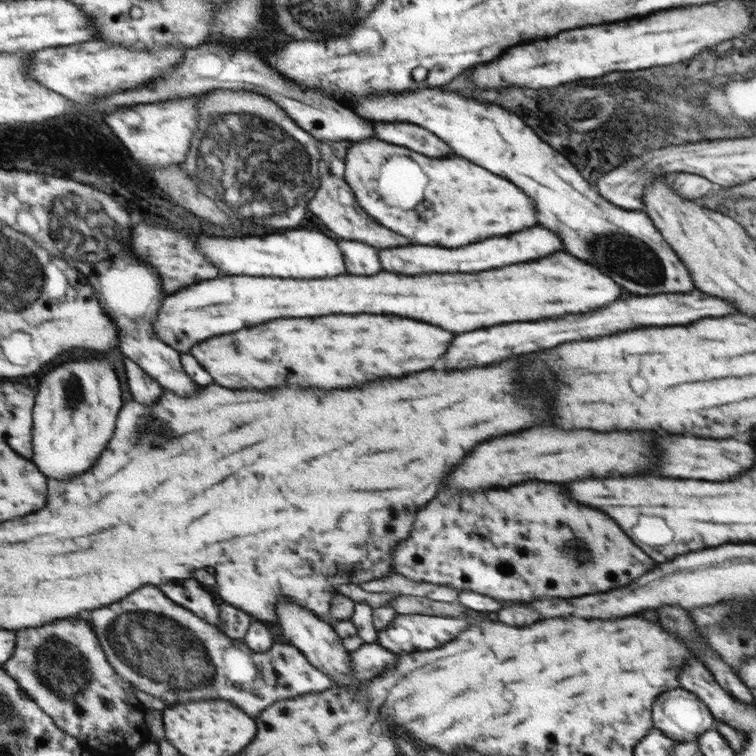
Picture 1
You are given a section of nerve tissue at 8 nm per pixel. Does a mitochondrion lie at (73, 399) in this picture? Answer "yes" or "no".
yes

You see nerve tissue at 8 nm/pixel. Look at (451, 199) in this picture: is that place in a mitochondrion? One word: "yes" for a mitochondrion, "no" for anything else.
yes

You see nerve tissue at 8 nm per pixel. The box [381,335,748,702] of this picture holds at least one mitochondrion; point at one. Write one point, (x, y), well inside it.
(583, 548)

